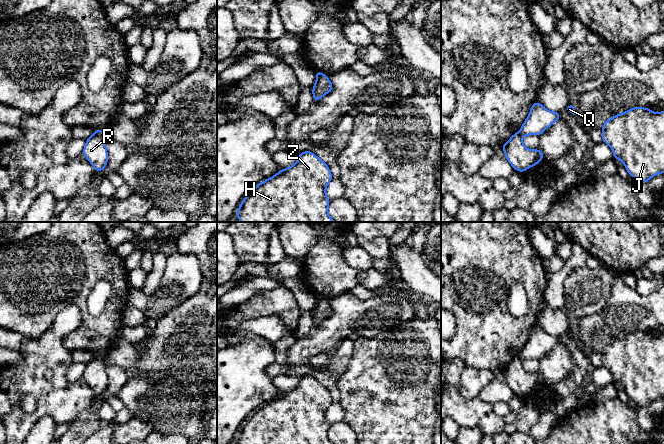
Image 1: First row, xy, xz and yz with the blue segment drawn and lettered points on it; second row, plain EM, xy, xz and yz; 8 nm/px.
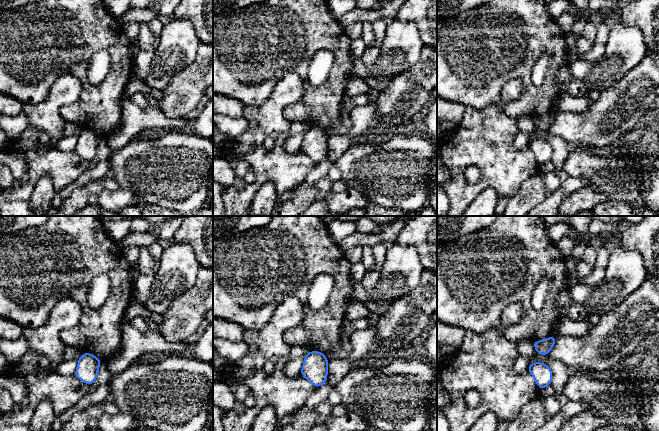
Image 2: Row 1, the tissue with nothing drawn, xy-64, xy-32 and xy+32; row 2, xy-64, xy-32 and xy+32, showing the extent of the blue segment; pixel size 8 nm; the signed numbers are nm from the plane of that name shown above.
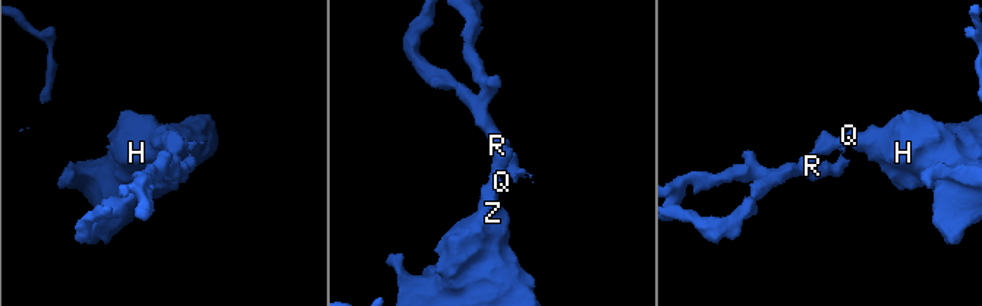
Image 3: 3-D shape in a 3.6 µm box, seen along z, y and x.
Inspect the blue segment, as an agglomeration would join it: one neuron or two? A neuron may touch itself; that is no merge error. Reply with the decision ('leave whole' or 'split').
split

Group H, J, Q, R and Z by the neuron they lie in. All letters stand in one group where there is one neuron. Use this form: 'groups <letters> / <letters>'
groups H J Q Z / R

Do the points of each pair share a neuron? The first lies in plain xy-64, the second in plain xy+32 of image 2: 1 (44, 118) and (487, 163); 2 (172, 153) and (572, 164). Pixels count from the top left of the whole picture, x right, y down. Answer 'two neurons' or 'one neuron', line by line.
1: one neuron
2: one neuron

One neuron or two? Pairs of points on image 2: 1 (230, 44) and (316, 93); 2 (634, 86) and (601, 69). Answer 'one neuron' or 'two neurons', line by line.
1: one neuron
2: two neurons

